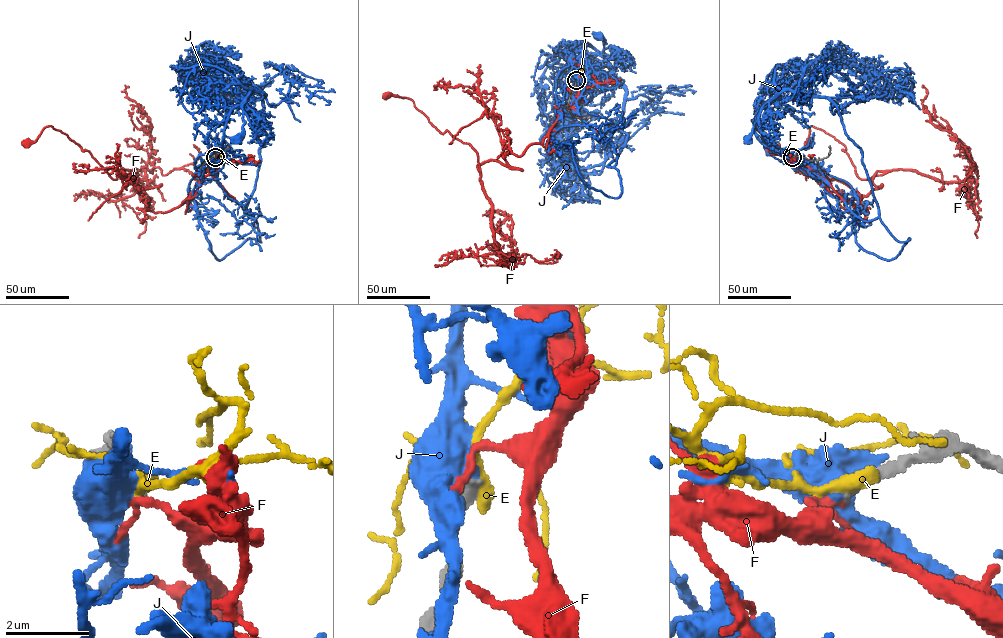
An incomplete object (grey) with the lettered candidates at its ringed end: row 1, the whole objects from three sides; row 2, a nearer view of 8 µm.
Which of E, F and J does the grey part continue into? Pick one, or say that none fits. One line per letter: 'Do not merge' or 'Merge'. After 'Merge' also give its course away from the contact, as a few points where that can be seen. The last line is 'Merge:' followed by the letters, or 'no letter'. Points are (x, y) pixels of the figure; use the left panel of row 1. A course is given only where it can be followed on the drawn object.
E: Do not merge
F: Do not merge
J: Do not merge
Merge: no letter

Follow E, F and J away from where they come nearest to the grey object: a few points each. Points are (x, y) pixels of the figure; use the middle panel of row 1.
E: (576, 80), (583, 67)
F: (576, 80), (541, 143), (508, 144), (511, 167), (484, 161), (481, 174), (470, 145), (387, 95)
J: (576, 80), (576, 62), (585, 42), (601, 53), (604, 48), (604, 38), (598, 36)

